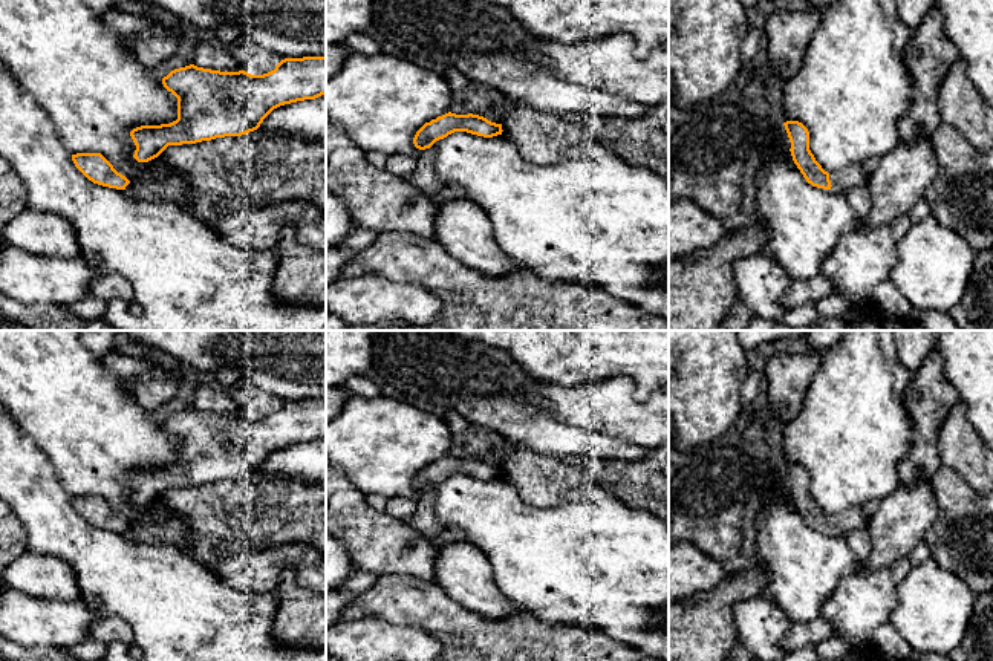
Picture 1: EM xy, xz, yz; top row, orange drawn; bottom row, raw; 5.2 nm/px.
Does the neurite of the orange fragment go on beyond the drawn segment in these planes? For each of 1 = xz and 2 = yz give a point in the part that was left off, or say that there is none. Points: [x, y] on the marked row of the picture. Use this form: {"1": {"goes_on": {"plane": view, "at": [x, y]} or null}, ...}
{"1": {"goes_on": {"plane": "xz", "at": [424, 178]}}, "2": {"goes_on": {"plane": "yz", "at": [853, 176]}}}

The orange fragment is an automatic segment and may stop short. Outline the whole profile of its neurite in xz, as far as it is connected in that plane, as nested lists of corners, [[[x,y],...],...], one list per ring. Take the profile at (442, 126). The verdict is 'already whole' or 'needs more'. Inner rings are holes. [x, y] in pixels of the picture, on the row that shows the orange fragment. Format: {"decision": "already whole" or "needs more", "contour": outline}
{"decision": "needs more", "contour": [[[445,113],[425,122],[415,135],[413,144],[421,150],[416,158],[416,168],[409,176],[409,182],[425,197],[431,197],[436,193],[445,190],[435,168],[435,153],[430,148],[436,141],[447,138],[454,132],[467,132],[471,135],[493,138],[502,135],[502,124],[488,121],[479,115],[456,115]]]}

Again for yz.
{"decision": "needs more", "contour": [[[799,121],[783,122],[791,142],[791,156],[808,184],[817,188],[831,190],[832,193],[845,193],[849,188],[868,185],[861,164],[848,167],[837,173],[828,173],[816,161],[809,150],[809,132]]]}

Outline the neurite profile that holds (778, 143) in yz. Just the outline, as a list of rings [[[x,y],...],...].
[[[773,122],[765,144],[754,147],[748,156],[742,176],[742,205],[737,213],[722,219],[725,231],[736,231],[753,222],[757,208],[756,171],[771,156],[785,156],[788,161],[793,161],[790,148],[791,142],[783,122]]]

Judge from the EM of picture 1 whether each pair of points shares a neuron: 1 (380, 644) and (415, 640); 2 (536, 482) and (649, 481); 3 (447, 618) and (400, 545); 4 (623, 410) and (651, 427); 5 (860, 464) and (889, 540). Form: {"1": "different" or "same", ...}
{"1": "same", "2": "same", "3": "different", "4": "same", "5": "different"}

